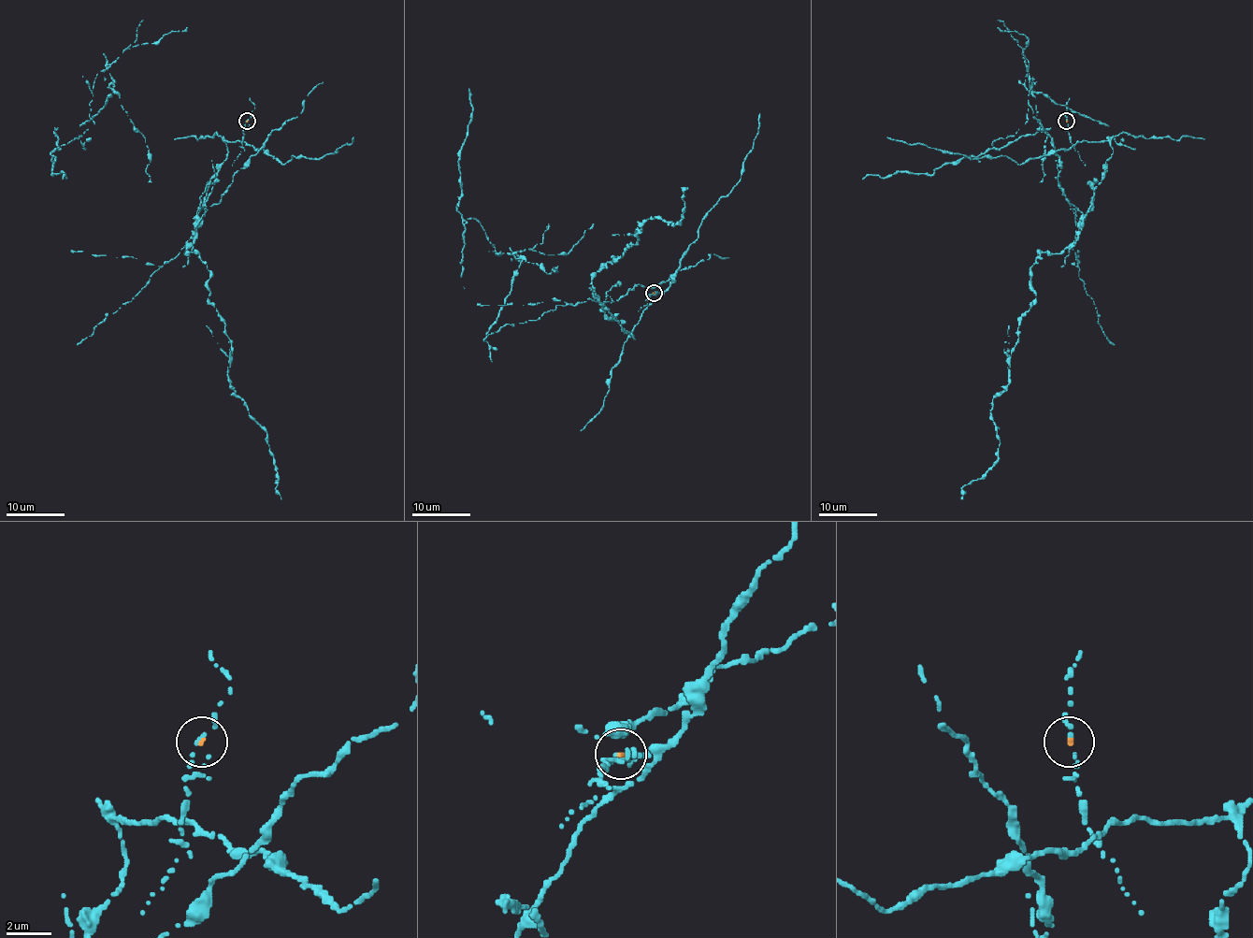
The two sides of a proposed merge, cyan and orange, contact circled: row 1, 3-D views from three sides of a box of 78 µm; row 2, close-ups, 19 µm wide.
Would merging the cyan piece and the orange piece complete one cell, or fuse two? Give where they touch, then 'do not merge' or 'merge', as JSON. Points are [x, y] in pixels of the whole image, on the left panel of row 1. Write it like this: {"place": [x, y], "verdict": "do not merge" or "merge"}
{"place": [247, 121], "verdict": "do not merge"}

